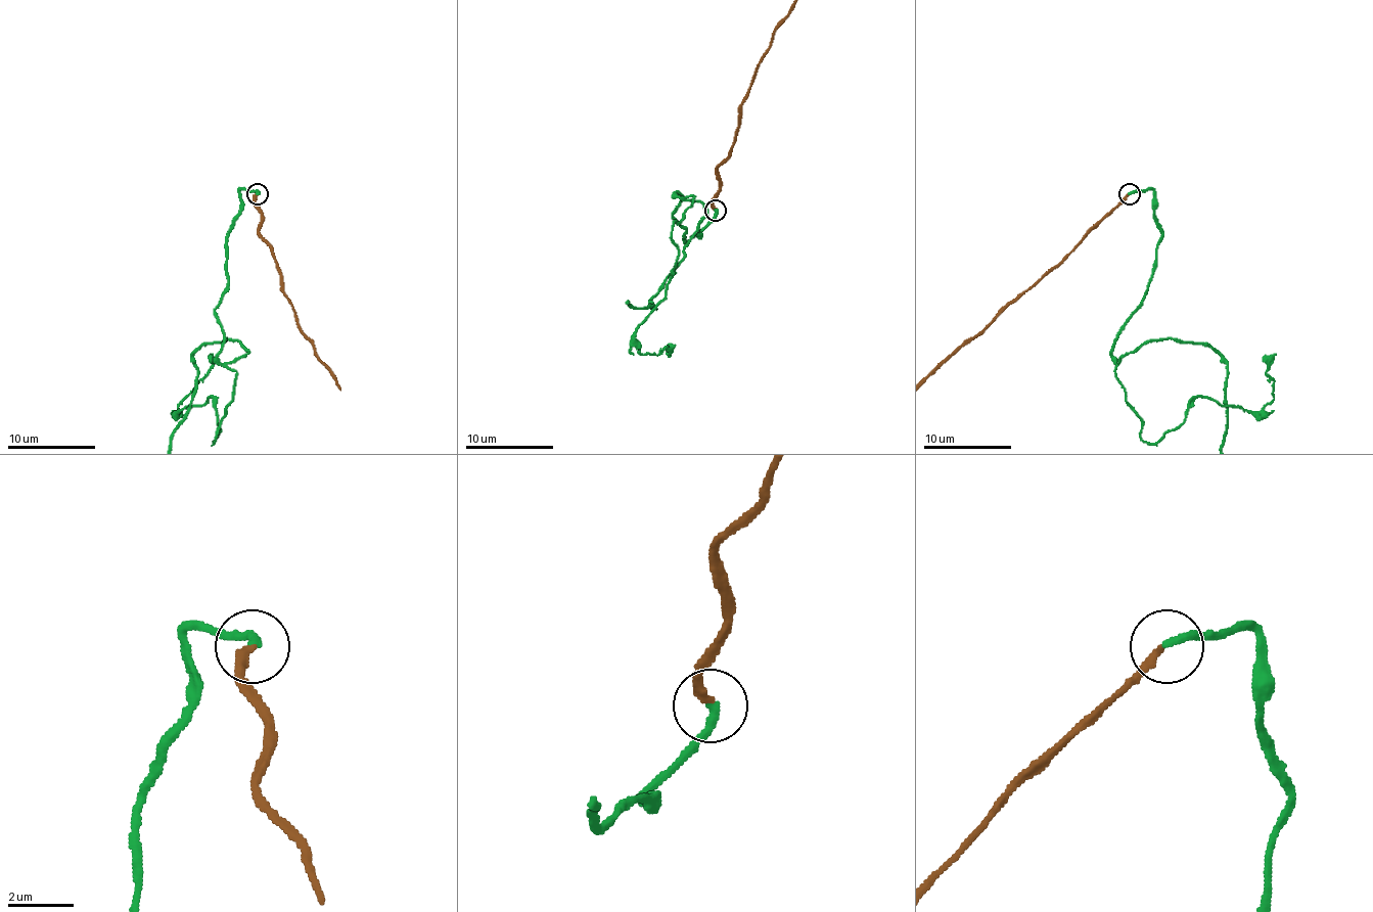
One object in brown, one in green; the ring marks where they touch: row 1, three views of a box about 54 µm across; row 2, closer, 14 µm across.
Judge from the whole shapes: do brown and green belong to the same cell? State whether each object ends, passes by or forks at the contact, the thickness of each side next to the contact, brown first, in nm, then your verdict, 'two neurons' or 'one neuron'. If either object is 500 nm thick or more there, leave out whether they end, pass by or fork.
brown ends there; green ends there; 240 nm thick on the brown side, 240 nm on the other; one neuron

